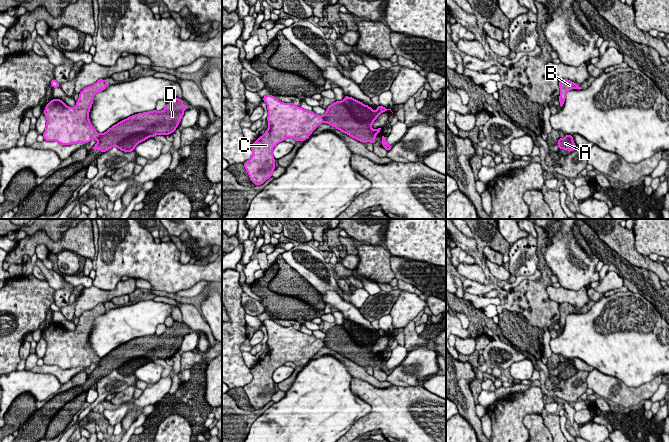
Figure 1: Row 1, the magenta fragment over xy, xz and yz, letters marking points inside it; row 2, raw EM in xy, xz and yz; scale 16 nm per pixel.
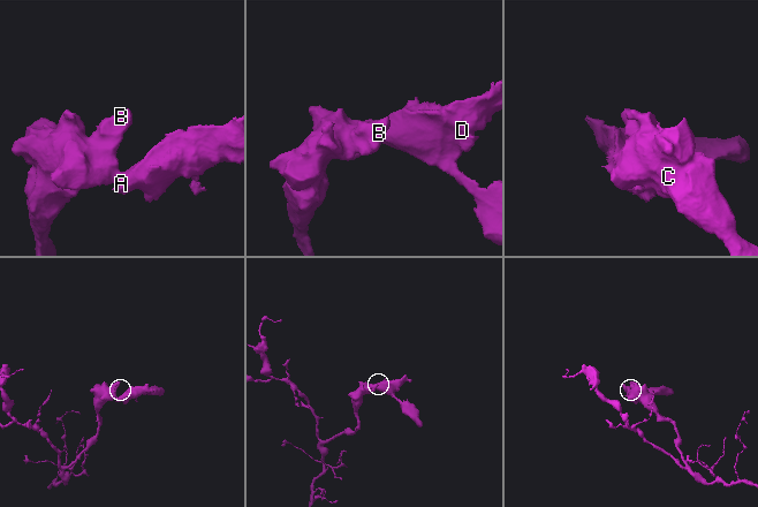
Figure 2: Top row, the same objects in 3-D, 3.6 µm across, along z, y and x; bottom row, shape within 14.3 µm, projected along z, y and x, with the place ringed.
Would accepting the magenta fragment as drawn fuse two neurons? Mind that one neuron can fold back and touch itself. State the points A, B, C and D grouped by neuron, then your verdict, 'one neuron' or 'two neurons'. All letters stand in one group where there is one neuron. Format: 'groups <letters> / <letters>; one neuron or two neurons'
groups A D / B C; two neurons

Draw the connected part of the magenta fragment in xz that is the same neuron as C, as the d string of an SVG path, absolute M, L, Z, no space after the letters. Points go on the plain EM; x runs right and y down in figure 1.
M265 319L262 324L267 329L268 334L268 353L262 360L250 369L253 376L252 381L243 387L250 404L255 410L263 408L272 401L275 391L273 372L286 362L293 362L296 366L304 365L309 362L313 355L324 346L324 339L317 339L313 335L305 334L294 327L284 327L276 323L273 319Z

